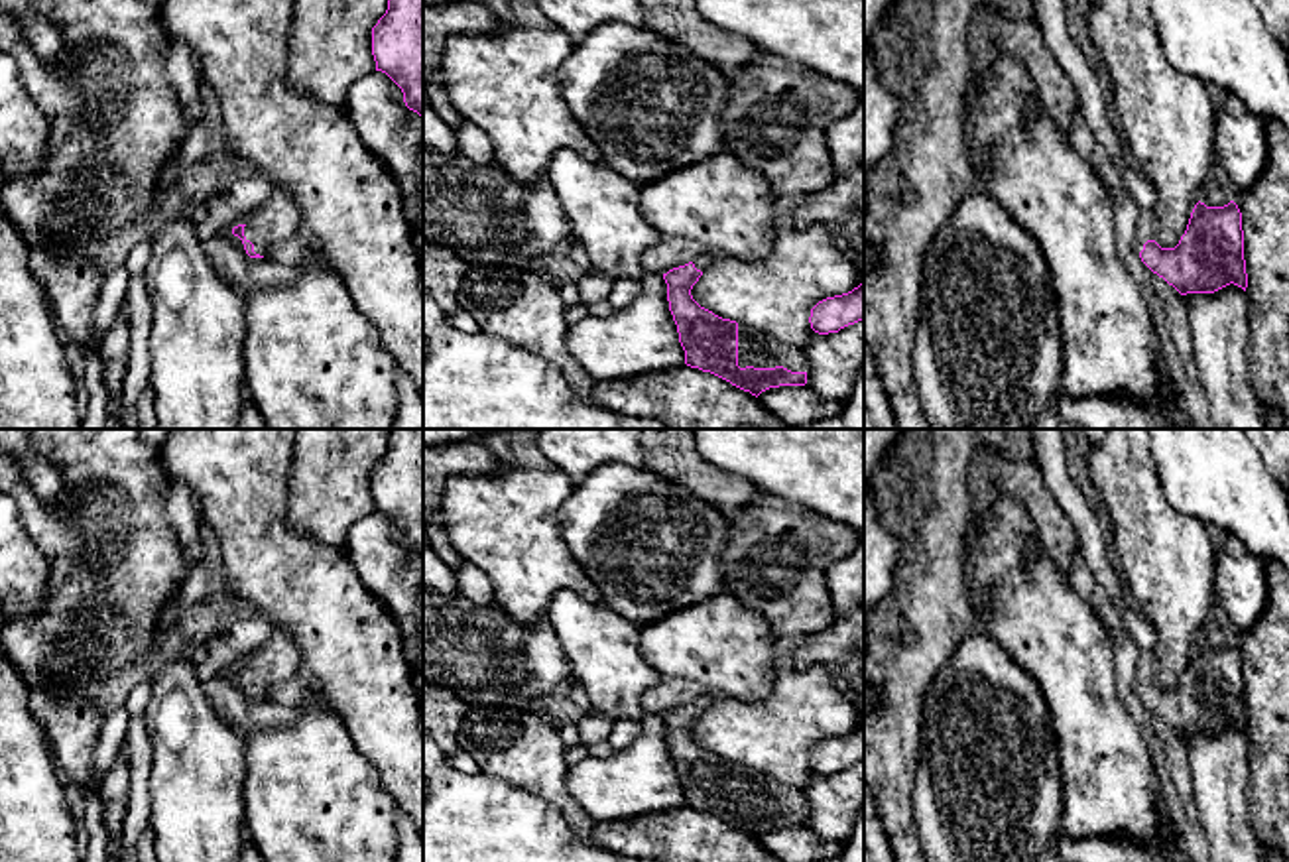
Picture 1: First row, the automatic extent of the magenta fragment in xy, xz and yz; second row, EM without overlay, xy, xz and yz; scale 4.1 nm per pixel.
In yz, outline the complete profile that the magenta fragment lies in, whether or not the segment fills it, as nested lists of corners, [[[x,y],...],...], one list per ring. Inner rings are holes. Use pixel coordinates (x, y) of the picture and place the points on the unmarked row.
[[[1198,642],[1175,689],[1161,689],[1153,671],[1153,649],[1139,649],[1136,693],[1181,736],[1214,734],[1230,724],[1246,732],[1242,653],[1234,642],[1224,647]]]

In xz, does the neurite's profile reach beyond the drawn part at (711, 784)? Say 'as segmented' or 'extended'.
extended

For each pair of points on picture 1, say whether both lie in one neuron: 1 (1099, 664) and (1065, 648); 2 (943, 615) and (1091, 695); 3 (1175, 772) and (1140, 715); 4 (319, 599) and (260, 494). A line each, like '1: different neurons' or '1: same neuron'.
1: same neuron
2: different neurons
3: same neuron
4: same neuron

